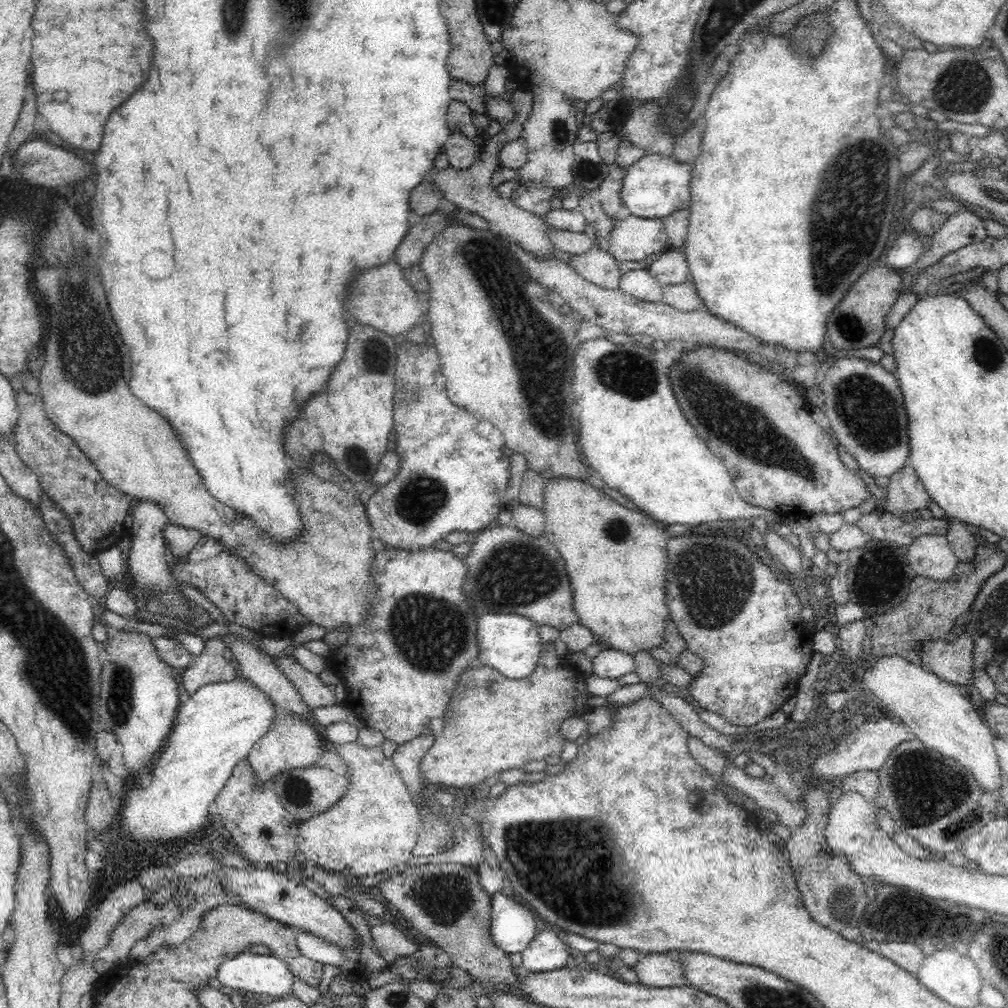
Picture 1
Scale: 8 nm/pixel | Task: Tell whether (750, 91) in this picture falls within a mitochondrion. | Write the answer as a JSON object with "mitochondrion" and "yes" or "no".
{"mitochondrion":"no"}

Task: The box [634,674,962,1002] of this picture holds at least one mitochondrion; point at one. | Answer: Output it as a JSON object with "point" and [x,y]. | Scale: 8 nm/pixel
{"point":[843,906]}

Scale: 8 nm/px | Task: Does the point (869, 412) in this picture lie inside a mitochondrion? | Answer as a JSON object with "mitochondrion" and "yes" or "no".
{"mitochondrion":"yes"}

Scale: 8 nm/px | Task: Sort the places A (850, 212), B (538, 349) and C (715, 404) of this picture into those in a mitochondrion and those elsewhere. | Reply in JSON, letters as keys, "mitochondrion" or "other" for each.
{"A":"mitochondrion","B":"mitochondrion","C":"mitochondrion"}

